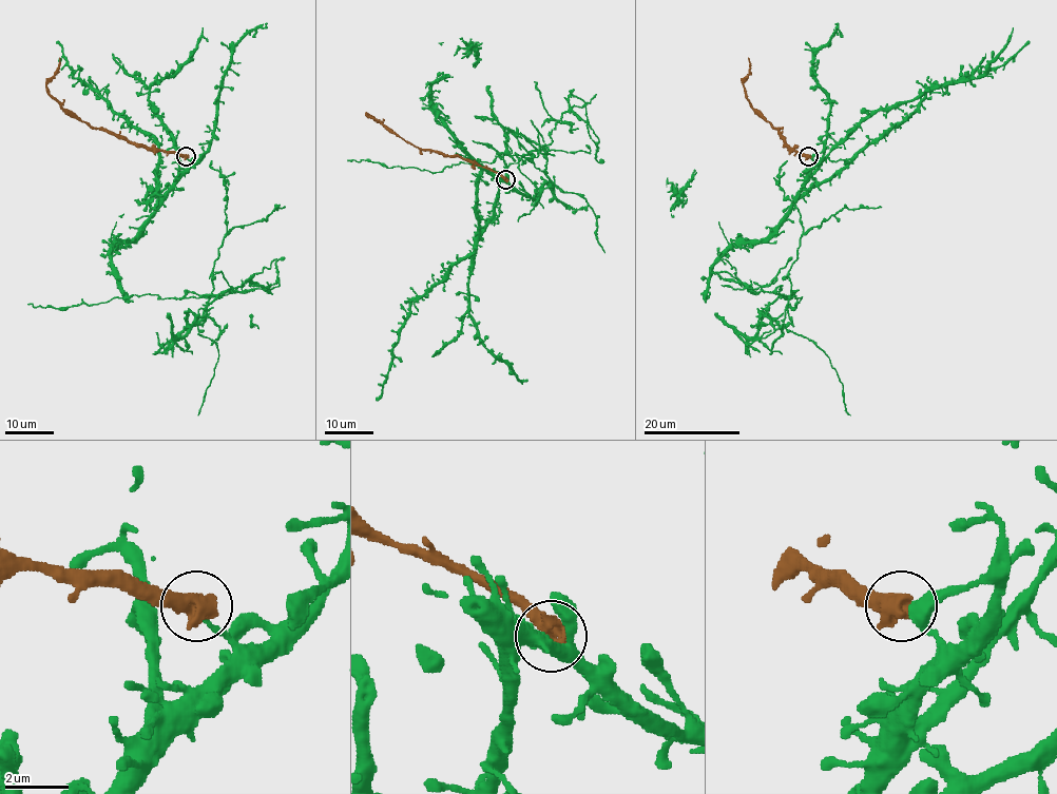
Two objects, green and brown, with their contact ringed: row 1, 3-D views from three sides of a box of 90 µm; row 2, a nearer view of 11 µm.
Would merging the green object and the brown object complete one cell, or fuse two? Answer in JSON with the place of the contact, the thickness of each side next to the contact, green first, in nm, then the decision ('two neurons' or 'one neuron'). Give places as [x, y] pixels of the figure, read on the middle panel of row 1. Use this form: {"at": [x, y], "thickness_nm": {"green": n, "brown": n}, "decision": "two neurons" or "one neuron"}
{"at": [505, 179], "thickness_nm": {"green": 150, "brown": 550}, "decision": "two neurons"}

